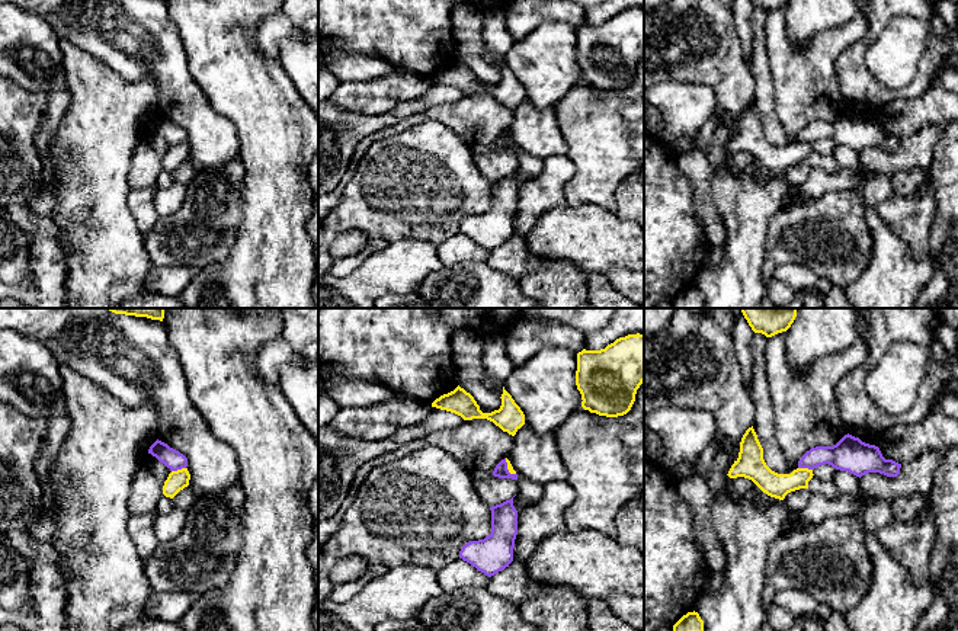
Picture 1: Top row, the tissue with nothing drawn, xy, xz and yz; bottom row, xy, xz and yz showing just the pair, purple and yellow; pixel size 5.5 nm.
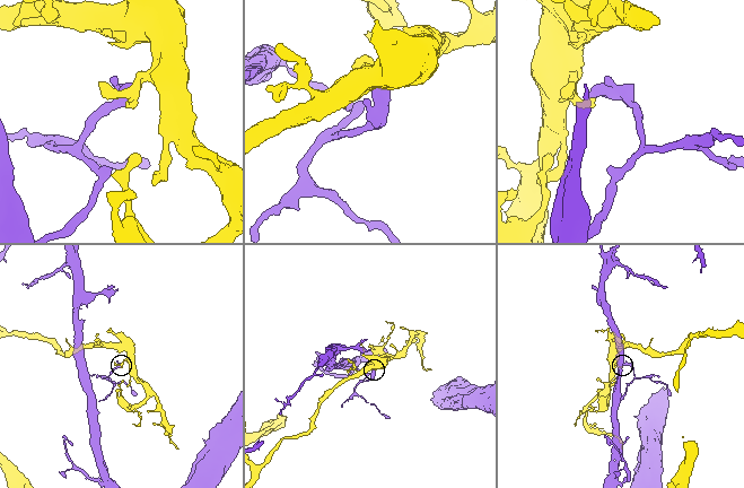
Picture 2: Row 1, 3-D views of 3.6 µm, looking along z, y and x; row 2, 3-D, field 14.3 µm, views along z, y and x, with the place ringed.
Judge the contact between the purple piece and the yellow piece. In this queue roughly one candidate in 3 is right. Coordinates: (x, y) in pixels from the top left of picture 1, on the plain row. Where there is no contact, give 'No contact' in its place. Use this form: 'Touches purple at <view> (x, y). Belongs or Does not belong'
Touches purple at xy (178, 143). Does not belong

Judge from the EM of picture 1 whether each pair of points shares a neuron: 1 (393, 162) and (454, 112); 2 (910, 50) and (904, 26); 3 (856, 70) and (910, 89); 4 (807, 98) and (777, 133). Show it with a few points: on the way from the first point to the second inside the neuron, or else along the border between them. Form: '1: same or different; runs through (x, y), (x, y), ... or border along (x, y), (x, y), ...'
1: different; border along (428, 119), (445, 124), (467, 144)
2: same; runs through (904, 44), (904, 32)
3: same; runs through (868, 83), (878, 93), (897, 93)
4: different; border along (774, 92), (774, 111), (782, 127), (787, 147)

